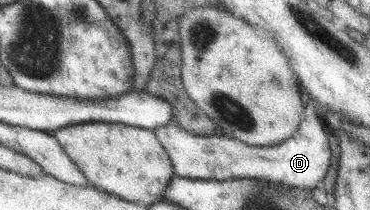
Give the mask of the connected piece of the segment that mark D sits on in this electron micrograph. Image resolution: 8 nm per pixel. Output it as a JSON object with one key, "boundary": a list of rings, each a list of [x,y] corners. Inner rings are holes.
{"boundary":[[[314,100],[306,104],[305,120],[302,121],[298,131],[288,140],[280,145],[273,146],[255,146],[231,138],[226,135],[218,134],[197,134],[187,130],[179,125],[176,120],[170,125],[158,126],[155,130],[162,140],[162,143],[169,150],[173,157],[177,175],[182,177],[191,177],[192,179],[218,180],[226,181],[230,179],[262,179],[274,184],[284,184],[289,187],[300,189],[314,189],[320,186],[322,180],[328,175],[328,169],[332,165],[332,151],[328,144],[328,131],[326,131],[326,121],[321,113],[316,113],[318,107],[314,105]]]}

